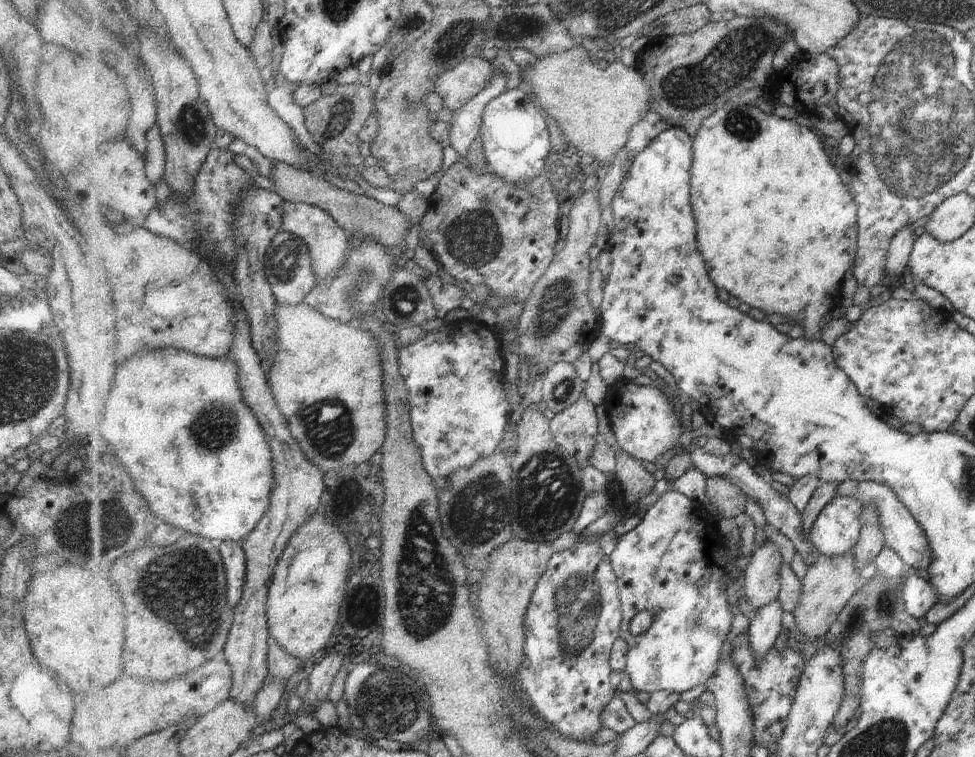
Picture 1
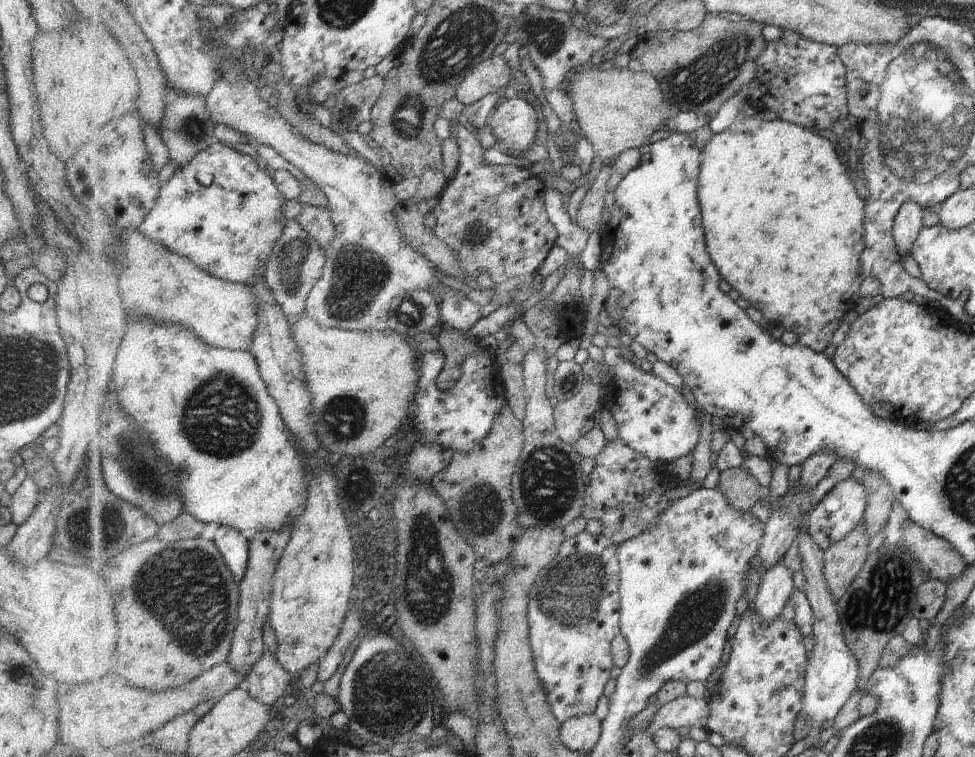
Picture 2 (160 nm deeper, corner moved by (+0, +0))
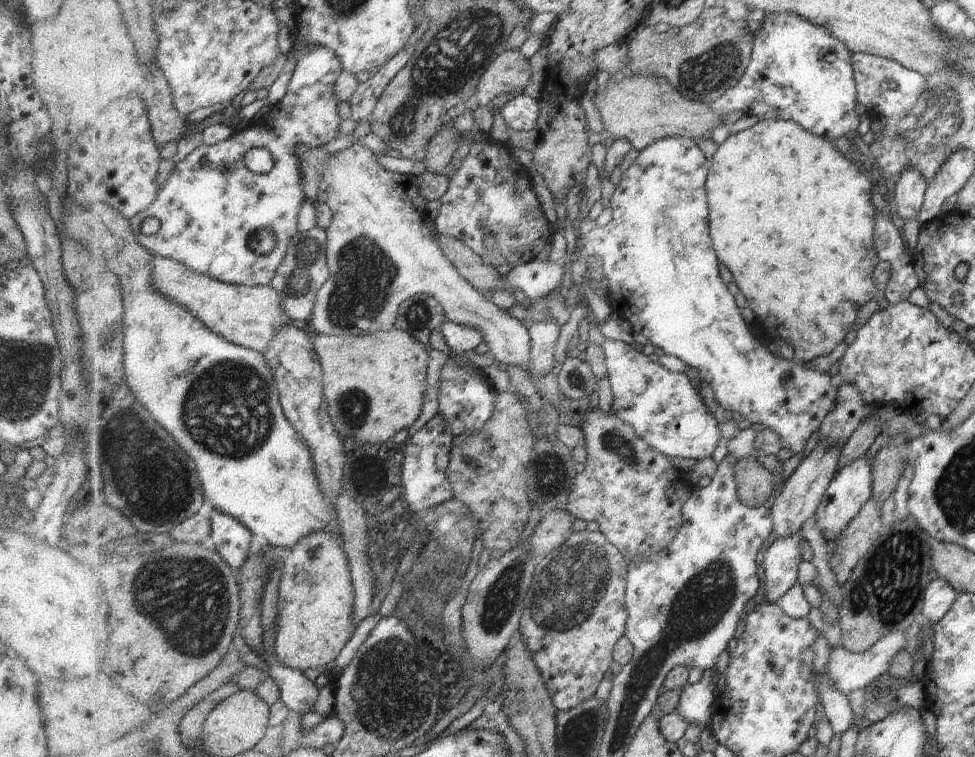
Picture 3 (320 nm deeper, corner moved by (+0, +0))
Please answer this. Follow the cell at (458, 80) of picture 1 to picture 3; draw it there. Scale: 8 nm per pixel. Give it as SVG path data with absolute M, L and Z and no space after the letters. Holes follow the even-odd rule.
M519 49L505 51L491 62L481 77L477 106L490 106L491 100L501 94L522 93L531 84L531 64Z

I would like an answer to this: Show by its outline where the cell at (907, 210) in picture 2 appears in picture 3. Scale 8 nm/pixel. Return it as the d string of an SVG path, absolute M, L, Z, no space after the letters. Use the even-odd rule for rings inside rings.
M903 169L894 182L892 210L903 220L915 219L922 205L925 187L926 182L917 169Z

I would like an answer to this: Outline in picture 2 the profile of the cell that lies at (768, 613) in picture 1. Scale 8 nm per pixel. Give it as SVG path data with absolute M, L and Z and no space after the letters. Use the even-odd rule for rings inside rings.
M783 562L762 574L754 606L766 625L781 617L794 590L793 572Z

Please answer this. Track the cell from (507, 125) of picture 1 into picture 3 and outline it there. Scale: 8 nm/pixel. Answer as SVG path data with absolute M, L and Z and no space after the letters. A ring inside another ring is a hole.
M519 93L507 102L500 114L509 131L532 131L541 116L540 99Z

